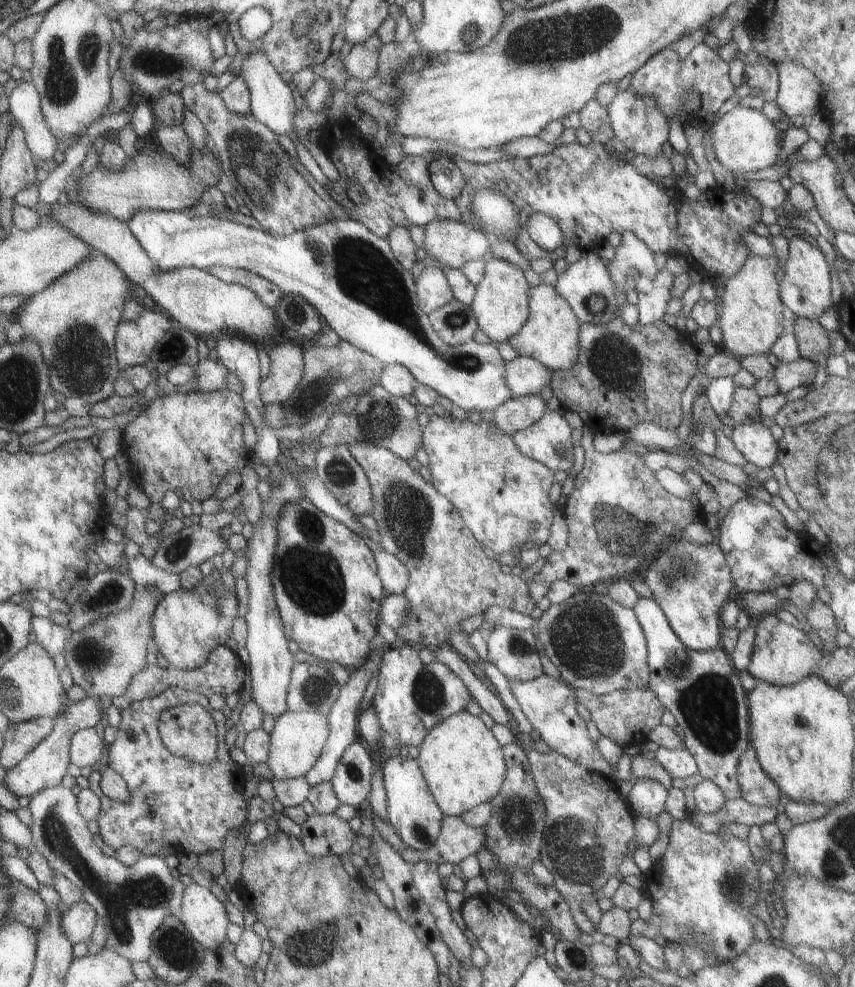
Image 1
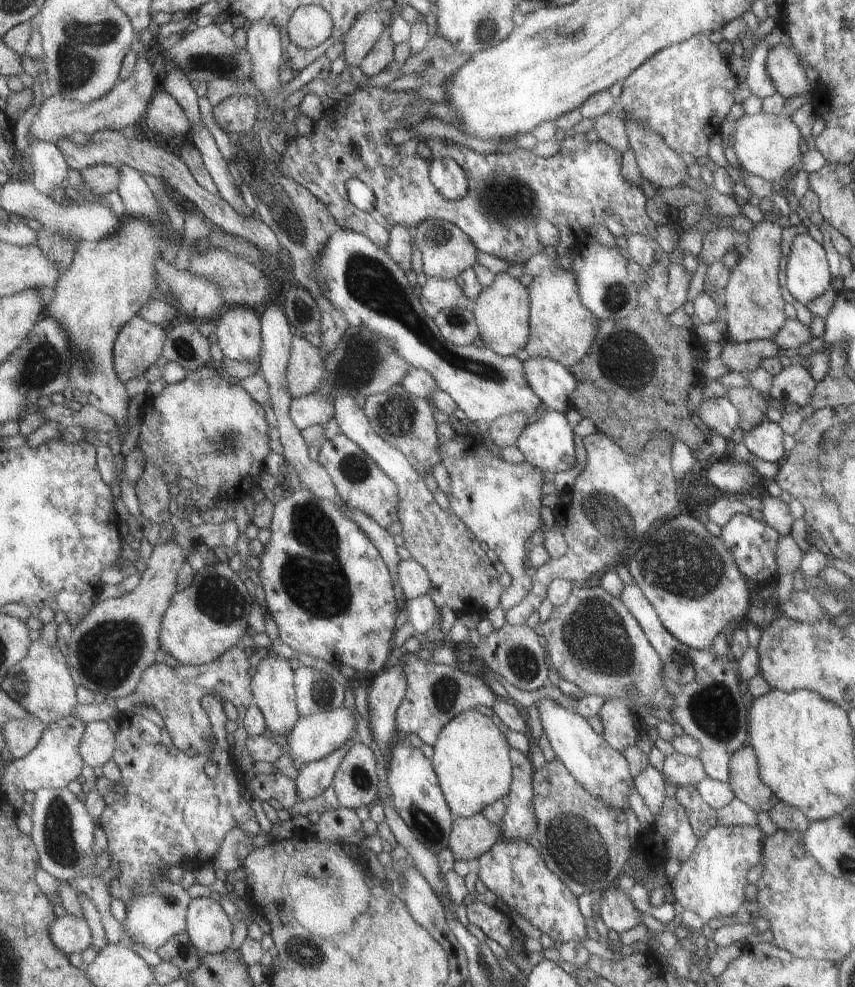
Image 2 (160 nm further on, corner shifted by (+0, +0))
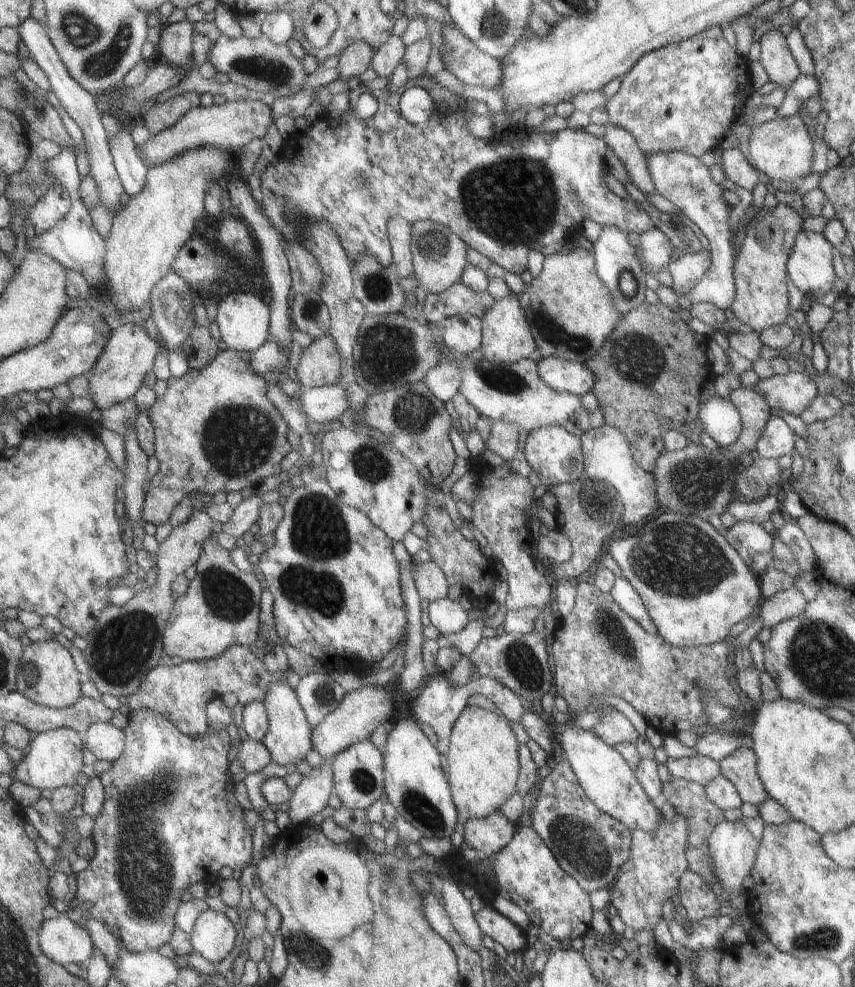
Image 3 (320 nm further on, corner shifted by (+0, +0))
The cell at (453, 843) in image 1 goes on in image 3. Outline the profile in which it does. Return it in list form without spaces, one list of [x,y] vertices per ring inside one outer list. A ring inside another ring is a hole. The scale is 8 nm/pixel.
[[[501,811],[484,819],[467,819],[464,840],[476,850],[479,860],[492,857],[502,851],[514,838],[515,826]]]

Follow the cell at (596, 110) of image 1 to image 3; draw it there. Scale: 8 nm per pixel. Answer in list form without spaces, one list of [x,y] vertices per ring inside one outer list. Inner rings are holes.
[[[606,122],[604,127],[605,134],[602,139],[607,148],[611,149],[624,164],[627,176],[633,186],[644,194],[654,193],[655,187],[648,175],[644,154],[639,150],[635,139],[625,129],[618,126]]]

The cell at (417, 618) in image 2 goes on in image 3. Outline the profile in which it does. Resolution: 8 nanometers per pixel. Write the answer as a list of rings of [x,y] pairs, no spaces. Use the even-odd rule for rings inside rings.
[[[451,598],[433,601],[427,610],[430,623],[443,635],[461,632],[474,618],[472,611],[465,610],[461,602]]]

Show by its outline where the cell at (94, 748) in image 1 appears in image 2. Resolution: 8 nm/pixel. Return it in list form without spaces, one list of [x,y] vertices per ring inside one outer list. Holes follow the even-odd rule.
[[[91,721],[86,726],[79,752],[84,764],[97,768],[114,758],[117,750],[116,732],[105,721]]]

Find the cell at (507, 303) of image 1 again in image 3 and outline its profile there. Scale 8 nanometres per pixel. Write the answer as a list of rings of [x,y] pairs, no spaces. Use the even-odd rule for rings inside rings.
[[[511,295],[505,298],[495,299],[491,308],[482,318],[484,333],[482,338],[482,354],[487,360],[498,363],[517,363],[520,360],[527,359],[529,354],[535,350],[536,344],[533,344],[530,327],[525,317],[523,308],[518,303],[518,297]]]

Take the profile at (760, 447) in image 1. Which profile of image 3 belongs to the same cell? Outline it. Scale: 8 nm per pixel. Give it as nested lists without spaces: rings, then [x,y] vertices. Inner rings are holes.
[[[771,416],[756,440],[754,450],[764,459],[776,460],[780,456],[789,455],[794,449],[793,434],[791,428],[780,417]]]

